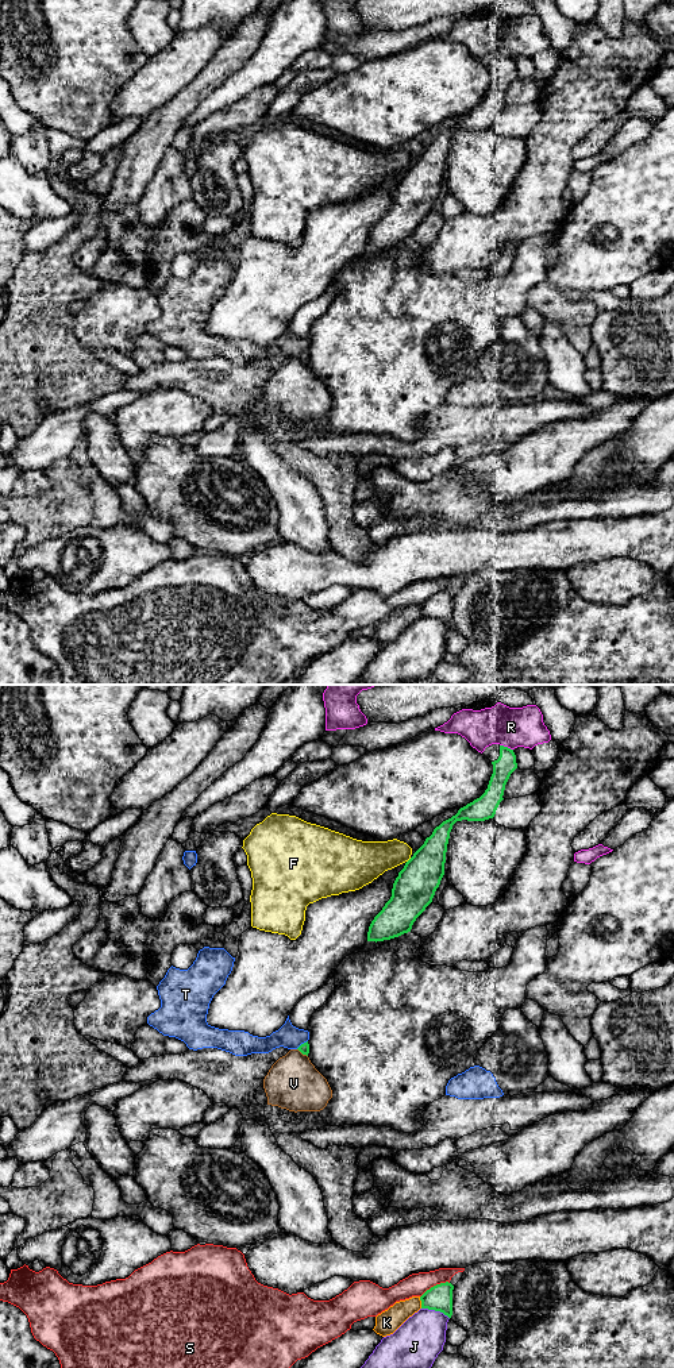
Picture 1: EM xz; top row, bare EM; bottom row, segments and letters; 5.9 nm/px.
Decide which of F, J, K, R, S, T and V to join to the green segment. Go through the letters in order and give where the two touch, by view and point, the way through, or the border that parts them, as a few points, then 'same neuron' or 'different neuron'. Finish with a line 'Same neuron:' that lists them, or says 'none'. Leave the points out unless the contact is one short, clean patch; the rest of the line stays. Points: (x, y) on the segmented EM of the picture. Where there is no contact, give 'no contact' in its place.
F: contact xz (408, 860); different neuron
J: contact xz (435, 1310); different neuron
K: contact xz (422, 1302); different neuron
R: contact xz (507, 747); different neuron
S: contact xz (434, 1286); different neuron
T: contact xz (301, 1044); border xz (307, 1040), (296, 1048); different neuron
V: contact xz (303, 1054); different neuron
Same neuron: none

